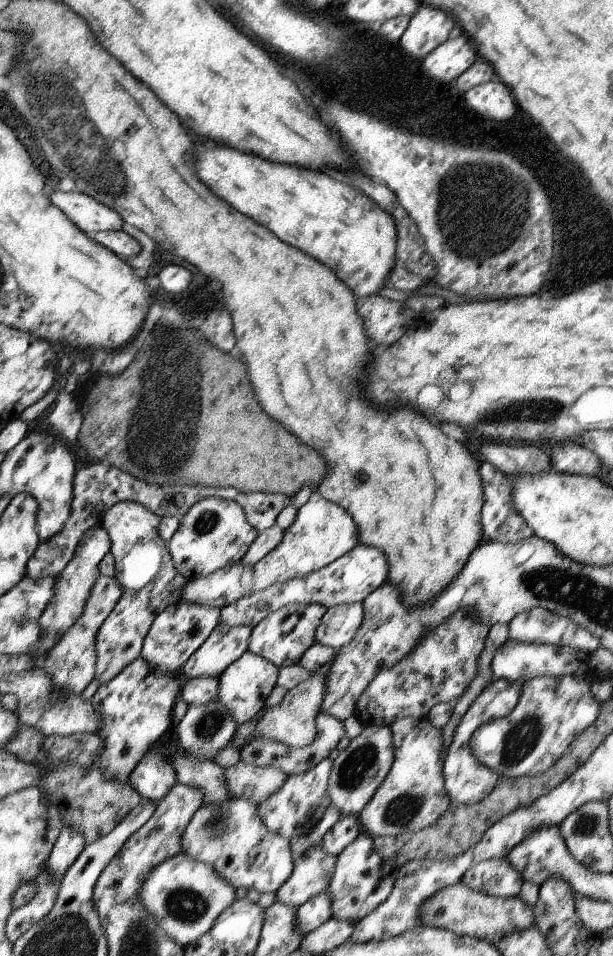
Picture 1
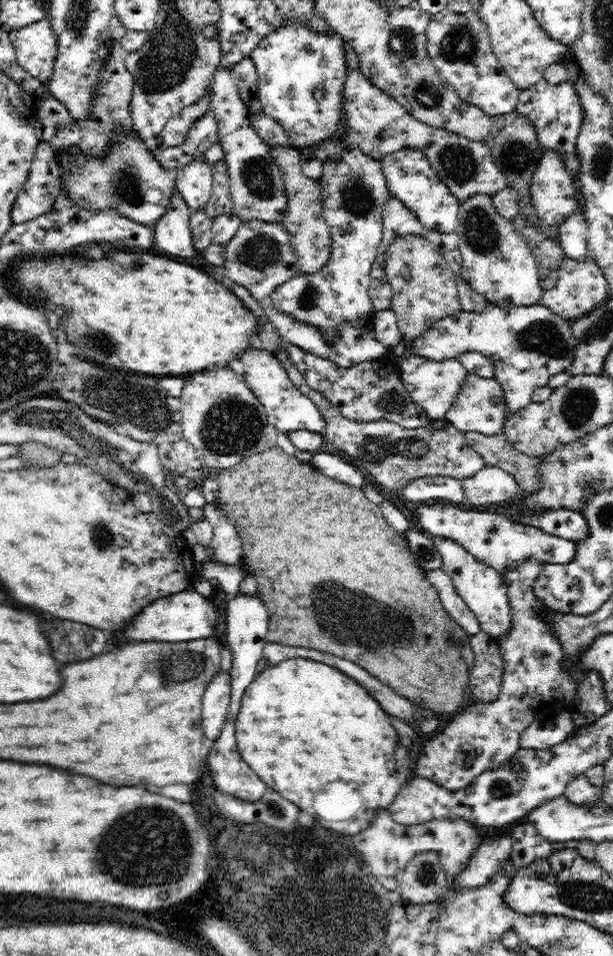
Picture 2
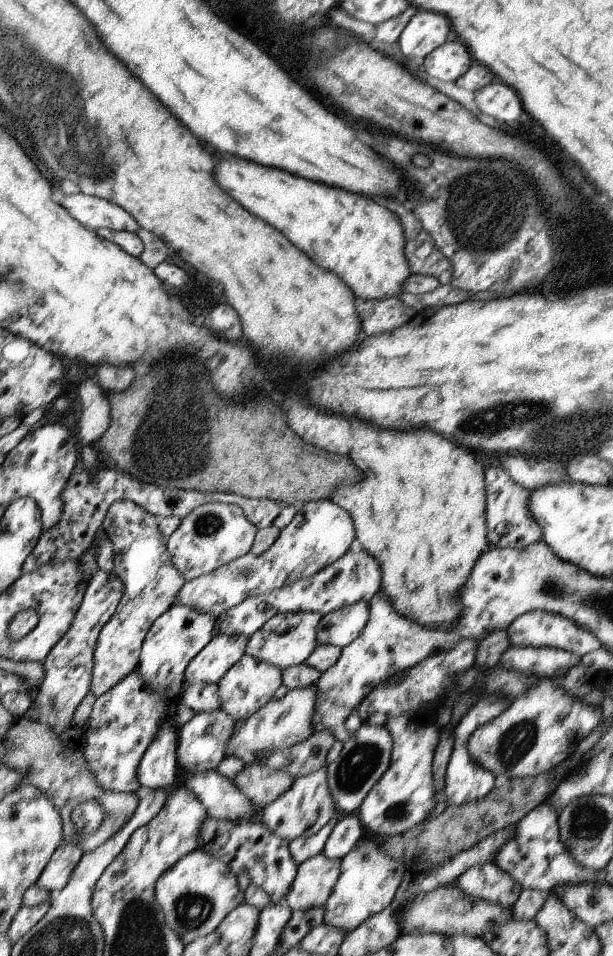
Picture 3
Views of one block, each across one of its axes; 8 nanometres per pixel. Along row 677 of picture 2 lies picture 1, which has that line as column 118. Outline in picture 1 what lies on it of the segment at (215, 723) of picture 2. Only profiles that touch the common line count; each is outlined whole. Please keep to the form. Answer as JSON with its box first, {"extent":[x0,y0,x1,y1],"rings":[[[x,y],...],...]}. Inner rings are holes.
{"extent":[50,192,122,234],"rings":[[[52,192],[50,200],[54,200],[54,204],[58,204],[58,208],[62,208],[62,212],[66,212],[66,216],[70,216],[70,220],[74,220],[74,224],[78,224],[78,228],[86,234],[122,228],[122,218],[118,212],[84,192]]]}

